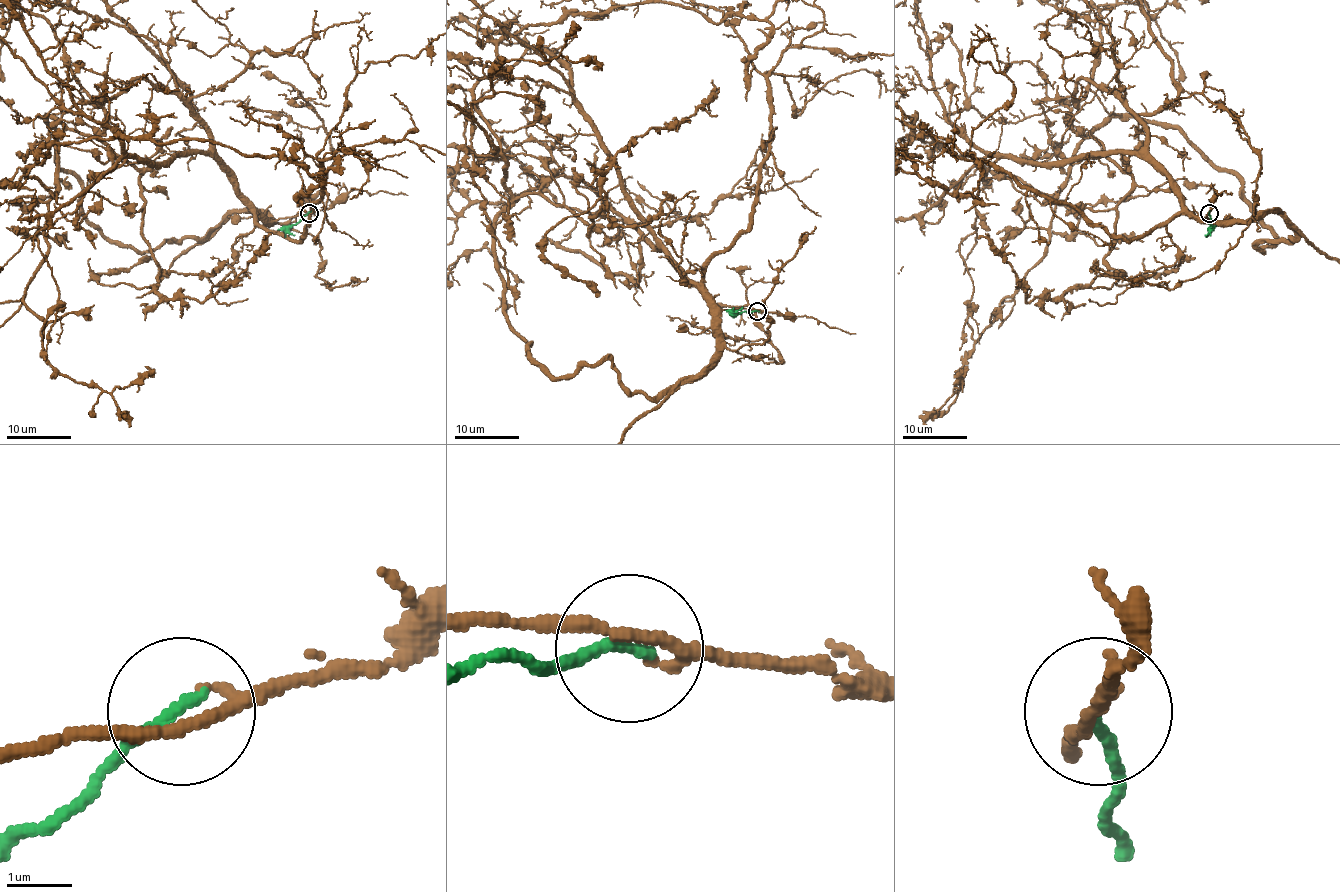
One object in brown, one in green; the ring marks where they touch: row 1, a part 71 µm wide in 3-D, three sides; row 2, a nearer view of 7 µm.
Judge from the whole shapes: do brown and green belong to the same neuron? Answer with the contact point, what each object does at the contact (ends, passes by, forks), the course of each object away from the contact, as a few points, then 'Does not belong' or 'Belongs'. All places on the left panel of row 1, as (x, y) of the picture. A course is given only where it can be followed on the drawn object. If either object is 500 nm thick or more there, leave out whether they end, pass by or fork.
Place: (309, 213). At the ring brown forks. At the ring green ends. Course of green: (308, 212), (291, 227), (278, 230). Belongs

